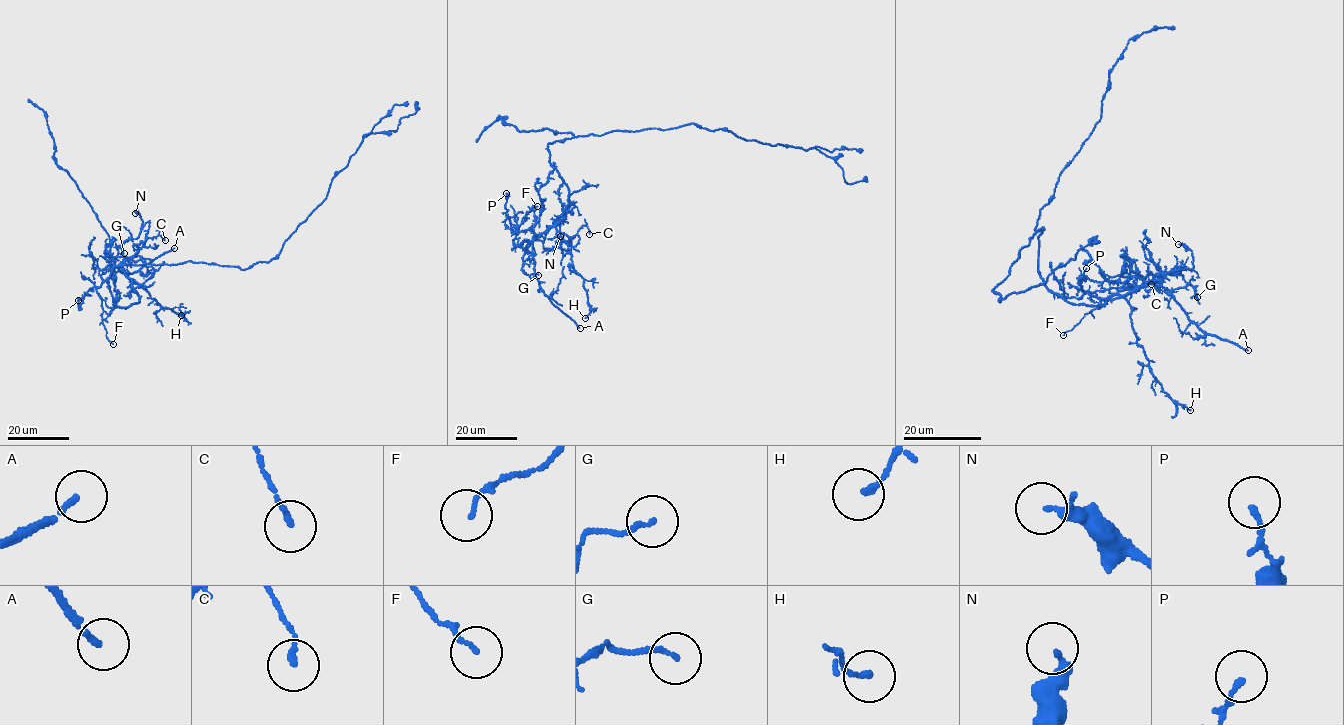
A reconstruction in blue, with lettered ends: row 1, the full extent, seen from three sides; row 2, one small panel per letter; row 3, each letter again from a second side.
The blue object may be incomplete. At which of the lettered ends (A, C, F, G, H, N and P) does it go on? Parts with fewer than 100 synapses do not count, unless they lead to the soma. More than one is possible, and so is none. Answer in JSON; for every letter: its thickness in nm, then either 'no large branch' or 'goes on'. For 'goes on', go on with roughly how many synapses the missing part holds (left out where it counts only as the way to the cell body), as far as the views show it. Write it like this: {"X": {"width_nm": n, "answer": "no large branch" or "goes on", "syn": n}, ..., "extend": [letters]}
{"A": {"width_nm": 150, "answer": "goes on"}, "C": {"width_nm": 140, "answer": "no large branch"}, "F": {"width_nm": 120, "answer": "no large branch"}, "G": {"width_nm": 130, "answer": "no large branch"}, "H": {"width_nm": 160, "answer": "no large branch"}, "N": {"width_nm": 170, "answer": "no large branch"}, "P": {"width_nm": 150, "answer": "no large branch"}, "extend": ["A"]}

